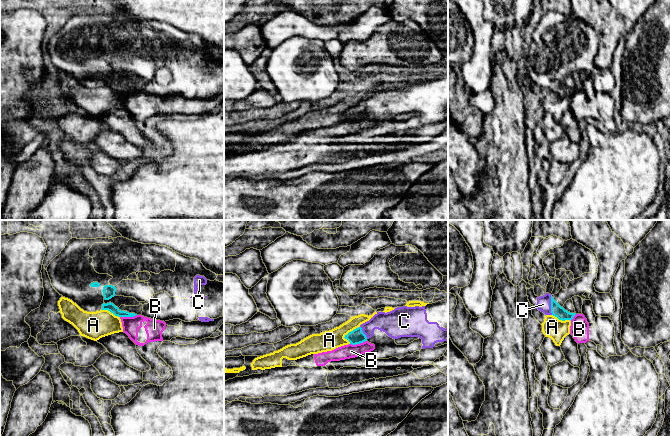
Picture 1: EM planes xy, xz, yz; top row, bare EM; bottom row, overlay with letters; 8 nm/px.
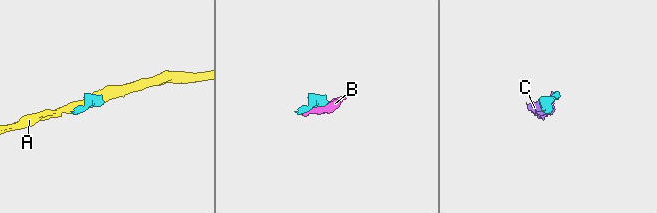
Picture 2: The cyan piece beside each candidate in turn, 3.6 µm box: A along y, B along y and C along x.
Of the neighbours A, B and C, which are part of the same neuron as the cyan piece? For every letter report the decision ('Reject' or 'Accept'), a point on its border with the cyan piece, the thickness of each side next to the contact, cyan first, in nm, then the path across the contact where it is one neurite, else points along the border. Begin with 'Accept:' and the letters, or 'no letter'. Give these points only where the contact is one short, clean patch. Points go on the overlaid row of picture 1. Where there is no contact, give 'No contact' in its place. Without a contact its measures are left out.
Accept: C
A: Reject. Touches cyan at xz (348, 333). Thickness 120 nm (cyan) against 160 nm. Boundary: xz (359, 326), (351, 330), (344, 337), (349, 343)
B: Reject. Touches cyan at xy (128, 316). Thickness 70 nm (cyan) against 140 nm. Boundary: xy (136, 314), (120, 317)
C: Accept. Touches cyan at yz (551, 305). Thickness 90 nm (cyan) against 110 nm

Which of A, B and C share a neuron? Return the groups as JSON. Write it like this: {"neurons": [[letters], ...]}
{"neurons": [["A"], ["B"], ["C"]]}

